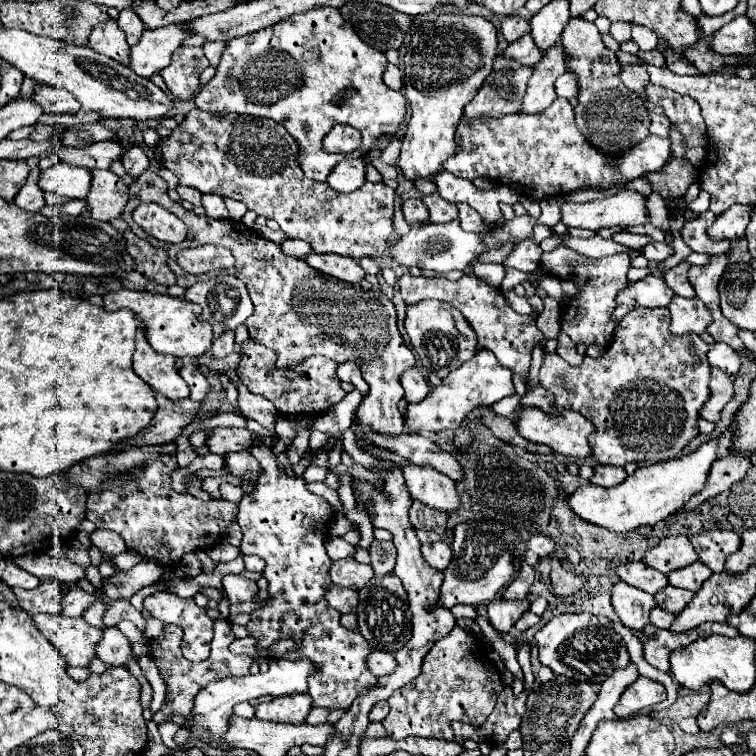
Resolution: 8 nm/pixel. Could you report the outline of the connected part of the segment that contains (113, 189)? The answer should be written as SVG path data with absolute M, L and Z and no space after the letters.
M90 170L92 184L86 196L88 212L96 220L112 220L120 216L124 202L128 202L128 186L110 170Z

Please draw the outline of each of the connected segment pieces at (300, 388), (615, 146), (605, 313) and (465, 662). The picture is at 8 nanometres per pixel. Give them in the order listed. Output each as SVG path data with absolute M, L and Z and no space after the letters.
M248 340L242 344L242 360L236 368L236 376L252 394L258 394L258 396L264 396L266 400L270 400L276 406L276 410L284 416L322 414L346 396L346 392L340 384L340 378L336 376L336 362L320 356L320 366L314 366L308 370L302 370L302 368L296 368L294 372L276 370L276 352L254 340Z
M570 18L560 40L564 54L568 56L568 72L574 72L578 78L578 106L574 108L576 126L590 146L602 154L620 156L626 150L642 142L650 132L650 116L644 100L628 90L620 80L620 64L616 54L602 44L600 32L594 24L584 22L582 18Z
M564 246L542 254L540 266L554 274L556 278L570 280L578 286L580 294L574 296L564 304L562 310L562 330L572 338L574 344L600 344L608 346L612 342L612 334L616 324L610 322L610 316L616 308L616 290L622 290L628 286L626 274L630 270L630 256L628 254L614 254L612 258L600 258L600 260L588 260L582 254L576 254L574 250L568 250Z
M454 626L448 636L436 640L428 650L420 676L388 698L390 712L382 724L394 740L422 736L450 742L454 738L450 722L458 720L464 724L482 726L482 722L492 714L496 696L502 688L500 672L486 656L484 646L474 638L474 634Z

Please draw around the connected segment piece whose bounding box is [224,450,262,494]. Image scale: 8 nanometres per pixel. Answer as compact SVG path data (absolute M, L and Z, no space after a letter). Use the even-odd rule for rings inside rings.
M246 450L244 452L230 452L230 454L226 454L224 456L224 468L232 476L240 476L242 478L244 494L250 494L254 490L258 478L262 476L262 466Z

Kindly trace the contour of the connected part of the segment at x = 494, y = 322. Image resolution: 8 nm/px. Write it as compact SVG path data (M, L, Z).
M404 274L398 280L398 286L400 286L400 294L406 304L418 304L422 300L434 298L434 300L442 300L442 302L458 308L464 314L464 318L468 320L468 324L472 326L472 330L476 332L478 344L482 348L494 352L502 366L506 366L514 374L524 376L526 396L520 398L520 408L538 408L546 414L556 414L554 396L548 390L544 390L540 384L534 388L528 386L528 370L530 370L530 360L532 360L530 352L532 352L534 344L544 338L542 332L536 328L534 316L522 316L522 314L514 312L498 288L482 282L474 274L464 274L460 280L454 280L454 282L448 278L430 278L430 276L414 278L410 274Z

